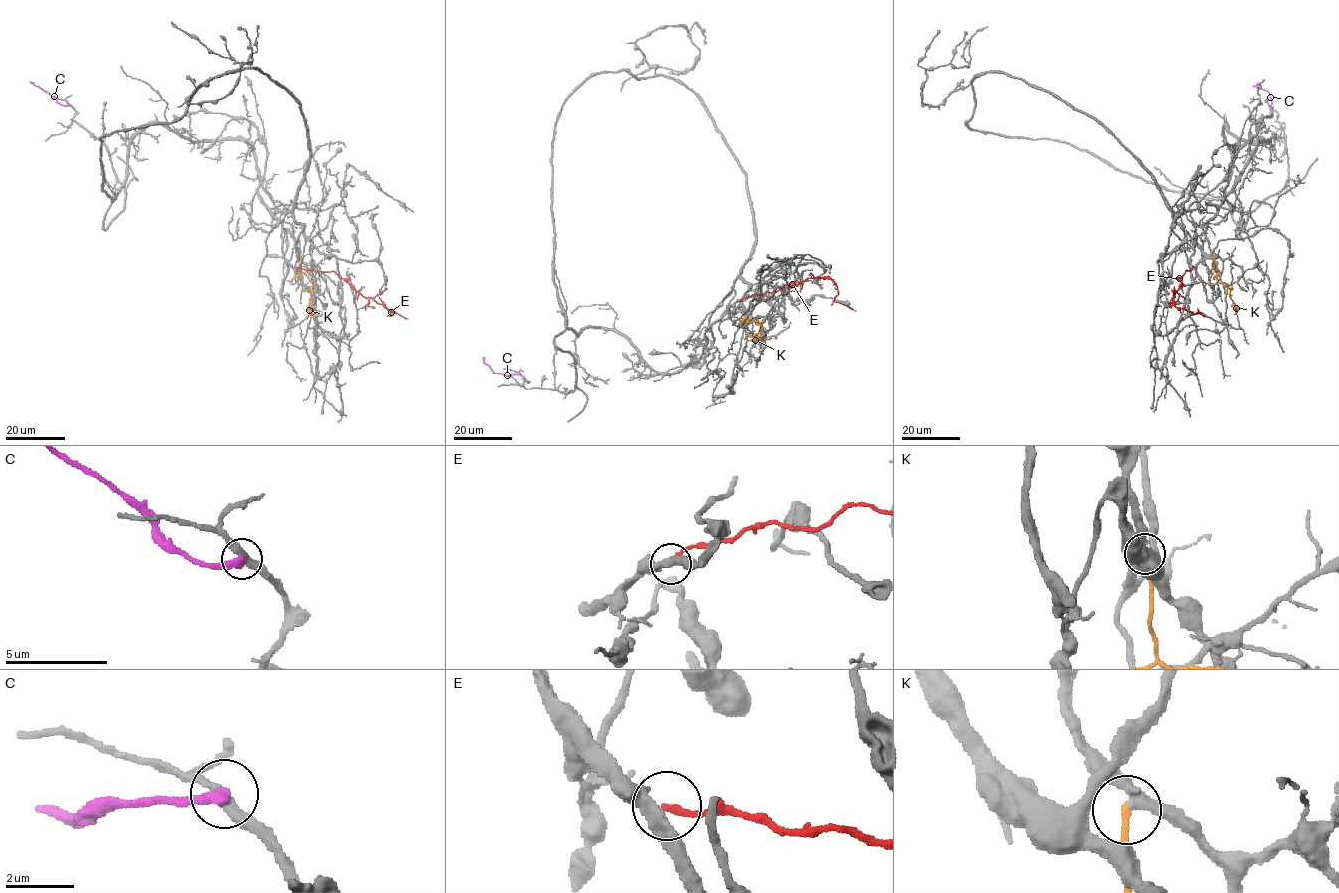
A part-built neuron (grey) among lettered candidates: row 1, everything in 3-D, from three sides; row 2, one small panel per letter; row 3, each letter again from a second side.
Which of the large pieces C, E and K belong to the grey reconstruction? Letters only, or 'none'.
none

